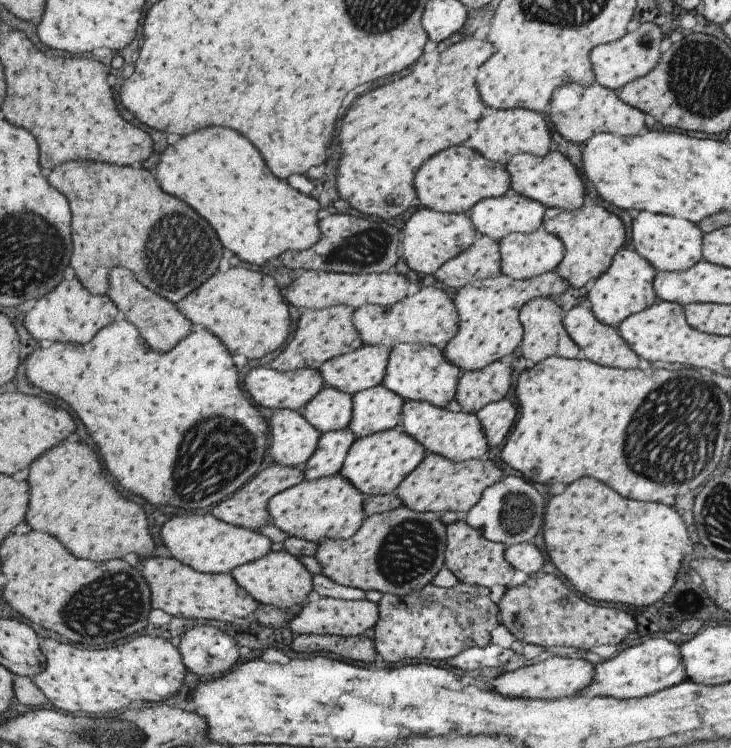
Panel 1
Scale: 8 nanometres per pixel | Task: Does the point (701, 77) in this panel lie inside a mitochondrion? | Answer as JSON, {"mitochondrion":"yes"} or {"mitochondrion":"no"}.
{"mitochondrion":"yes"}

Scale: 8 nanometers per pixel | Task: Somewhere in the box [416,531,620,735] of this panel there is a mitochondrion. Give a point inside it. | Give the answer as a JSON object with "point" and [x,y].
{"point":[518,619]}

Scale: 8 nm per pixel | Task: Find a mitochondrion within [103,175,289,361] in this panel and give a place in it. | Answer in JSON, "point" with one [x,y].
{"point":[179,251]}

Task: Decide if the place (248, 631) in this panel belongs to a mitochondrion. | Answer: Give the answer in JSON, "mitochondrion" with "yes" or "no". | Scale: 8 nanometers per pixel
{"mitochondrion":"no"}

